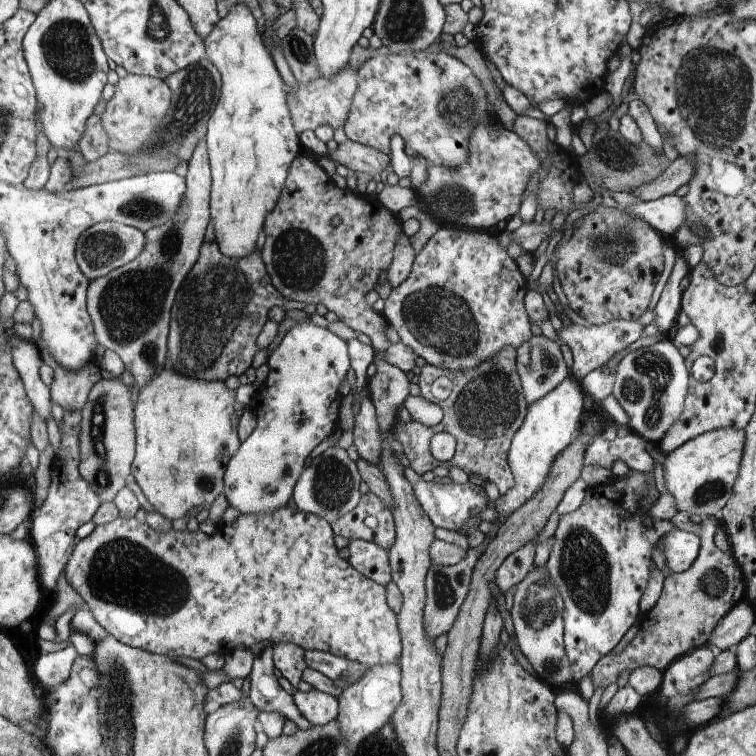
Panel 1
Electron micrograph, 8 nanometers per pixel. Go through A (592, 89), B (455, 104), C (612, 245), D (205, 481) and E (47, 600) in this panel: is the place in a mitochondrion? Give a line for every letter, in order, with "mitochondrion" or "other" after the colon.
A: other
B: mitochondrion
C: mitochondrion
D: mitochondrion
E: other

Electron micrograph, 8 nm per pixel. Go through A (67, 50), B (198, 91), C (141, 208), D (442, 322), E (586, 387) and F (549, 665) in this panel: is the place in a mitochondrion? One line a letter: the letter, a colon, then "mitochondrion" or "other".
A: mitochondrion
B: mitochondrion
C: mitochondrion
D: mitochondrion
E: other
F: mitochondrion

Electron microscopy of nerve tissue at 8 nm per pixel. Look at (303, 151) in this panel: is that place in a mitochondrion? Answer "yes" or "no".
no

